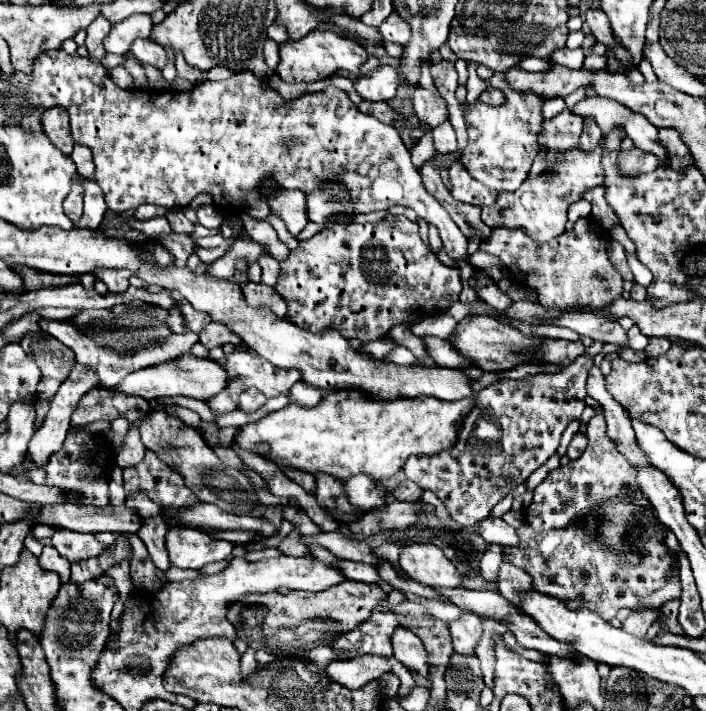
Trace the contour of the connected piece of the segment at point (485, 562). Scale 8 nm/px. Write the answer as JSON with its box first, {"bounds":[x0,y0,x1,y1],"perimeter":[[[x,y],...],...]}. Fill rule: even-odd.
{"bounds":[481,545,503,583],"perimeter":[[[487,545],[487,551],[481,557],[481,575],[489,583],[493,583],[493,579],[497,579],[497,571],[499,571],[501,561],[503,561],[501,545]]]}

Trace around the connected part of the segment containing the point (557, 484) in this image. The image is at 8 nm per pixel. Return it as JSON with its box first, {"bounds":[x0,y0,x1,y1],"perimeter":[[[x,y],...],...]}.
{"bounds":[523,413,653,533],"perimeter":[[[603,413],[595,415],[587,423],[587,439],[589,439],[589,445],[577,461],[571,461],[567,467],[559,467],[551,471],[547,479],[537,485],[533,503],[523,513],[525,523],[533,527],[537,533],[547,533],[551,529],[565,529],[569,523],[581,521],[581,517],[585,517],[595,505],[599,505],[601,499],[617,497],[619,489],[623,487],[629,487],[635,491],[633,503],[647,507],[649,511],[645,515],[653,515],[653,507],[649,499],[641,493],[637,485],[637,469],[629,465],[629,461],[617,451],[615,443],[605,435]]]}

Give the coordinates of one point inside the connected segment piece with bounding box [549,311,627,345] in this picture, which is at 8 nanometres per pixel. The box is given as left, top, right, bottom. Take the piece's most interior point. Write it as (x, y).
(608, 330)

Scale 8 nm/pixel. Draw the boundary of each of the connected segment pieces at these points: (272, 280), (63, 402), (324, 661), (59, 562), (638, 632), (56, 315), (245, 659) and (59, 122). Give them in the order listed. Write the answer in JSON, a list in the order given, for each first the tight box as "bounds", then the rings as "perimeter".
[{"bounds":[257,253,279,287],"perimeter":[[[265,253],[265,257],[261,257],[261,261],[257,261],[263,269],[263,279],[261,283],[269,285],[269,287],[275,287],[277,283],[277,277],[279,277],[279,263],[277,259],[273,259],[269,253]]]},{"bounds":[27,365,97,467],"perimeter":[[[75,365],[71,369],[69,377],[65,379],[65,383],[61,385],[61,389],[55,393],[55,397],[51,401],[51,409],[49,409],[45,421],[43,421],[43,427],[29,441],[29,451],[27,451],[27,459],[29,461],[33,461],[37,467],[43,467],[49,461],[49,457],[61,449],[61,445],[65,441],[65,435],[67,435],[67,431],[71,427],[71,413],[73,413],[73,409],[77,407],[79,399],[87,391],[91,391],[93,387],[97,387],[97,373],[93,373],[93,369],[87,369],[85,365]]]},{"bounds":[307,645,335,675],"perimeter":[[[319,645],[319,647],[315,647],[315,649],[311,649],[309,653],[307,653],[307,657],[319,667],[321,674],[323,675],[325,672],[325,667],[335,659],[335,651],[333,651],[333,647],[329,647],[329,645]]]},{"bounds":[39,545,71,583],"perimeter":[[[47,545],[47,547],[43,549],[43,553],[41,553],[41,557],[39,557],[39,565],[41,565],[43,569],[55,571],[63,583],[65,583],[65,581],[69,581],[71,563],[69,563],[65,557],[61,557],[61,555],[57,553],[57,549],[55,549],[55,547]]]},{"bounds":[623,609,659,639],"perimeter":[[[639,609],[639,611],[631,611],[631,615],[627,617],[627,621],[623,623],[623,631],[645,639],[647,629],[657,621],[659,611],[655,609]]]},{"bounds":[35,307,80,320],"perimeter":[[[46,307],[46,308],[37,308],[35,312],[39,314],[42,318],[63,320],[63,319],[69,319],[72,316],[78,314],[80,310],[69,307],[64,308]]]},{"bounds":[241,647,257,681],"perimeter":[[[249,647],[247,653],[241,657],[241,681],[249,681],[249,677],[255,673],[257,661],[255,661],[255,651]]]},{"bounds":[41,107,75,155],"perimeter":[[[61,107],[47,109],[41,117],[41,123],[43,123],[43,131],[51,139],[51,143],[57,149],[61,149],[61,153],[71,155],[75,143],[69,133],[69,115],[65,113],[65,109],[61,109]]]}]

